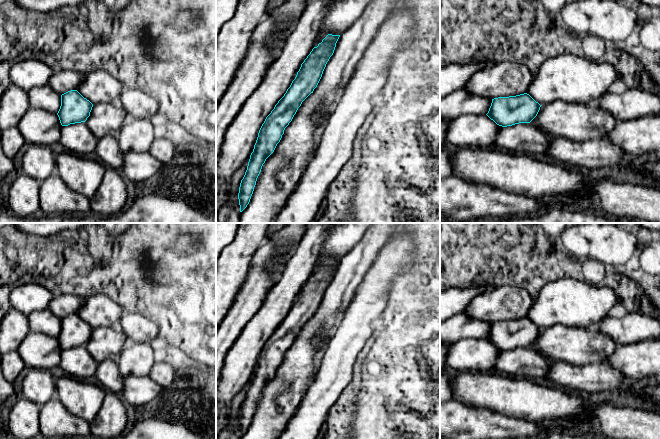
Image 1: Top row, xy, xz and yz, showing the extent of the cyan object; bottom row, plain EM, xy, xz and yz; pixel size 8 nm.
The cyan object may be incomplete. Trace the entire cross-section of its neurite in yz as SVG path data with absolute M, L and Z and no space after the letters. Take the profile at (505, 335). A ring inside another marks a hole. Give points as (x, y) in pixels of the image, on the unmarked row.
M529 318L498 321L492 323L486 338L497 349L502 351L519 347L530 347L538 338L541 329Z

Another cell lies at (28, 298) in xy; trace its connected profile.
M39 284L12 287L9 296L11 307L25 315L48 309L54 294Z

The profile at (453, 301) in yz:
M487 284L470 287L452 287L440 291L440 322L464 312L473 298L491 289Z

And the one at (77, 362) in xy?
M85 346L62 350L59 367L65 375L86 379L94 376L98 363L93 359Z

